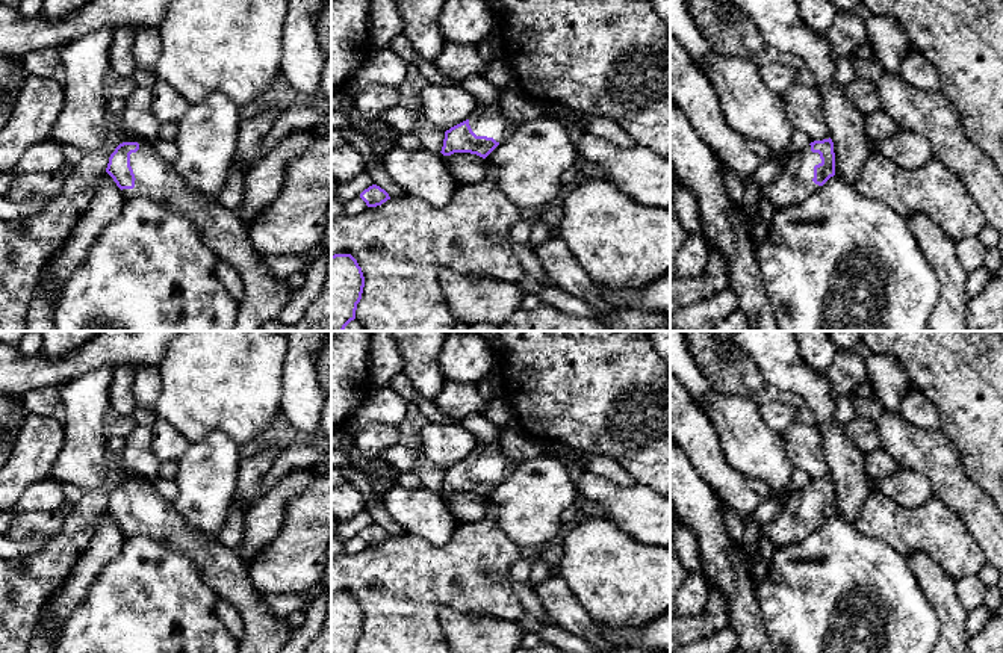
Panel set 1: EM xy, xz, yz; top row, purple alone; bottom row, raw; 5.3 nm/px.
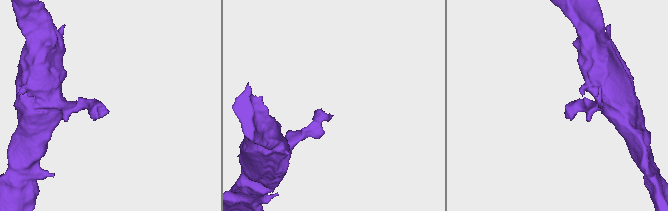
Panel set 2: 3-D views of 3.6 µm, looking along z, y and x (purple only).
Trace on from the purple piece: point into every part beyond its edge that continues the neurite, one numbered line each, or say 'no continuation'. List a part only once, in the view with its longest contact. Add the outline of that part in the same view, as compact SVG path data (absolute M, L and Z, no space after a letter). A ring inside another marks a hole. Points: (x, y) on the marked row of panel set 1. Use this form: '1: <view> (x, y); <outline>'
1: xy (221, 229); M153 144L139 145L139 150L130 154L130 166L136 180L133 189L123 189L127 198L144 197L175 207L197 225L203 242L218 258L227 262L238 271L244 283L245 298L238 308L233 331L259 331L265 322L277 319L287 304L292 290L286 280L269 272L263 255L260 255L251 243L250 227L239 218L238 212L224 207L218 200L188 189L172 168L172 163L162 159Z

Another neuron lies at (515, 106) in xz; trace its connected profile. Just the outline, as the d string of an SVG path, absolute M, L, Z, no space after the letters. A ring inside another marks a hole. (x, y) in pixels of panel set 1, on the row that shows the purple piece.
M514 86L501 89L498 104L502 115L519 125L542 116L546 107L545 103L523 95Z

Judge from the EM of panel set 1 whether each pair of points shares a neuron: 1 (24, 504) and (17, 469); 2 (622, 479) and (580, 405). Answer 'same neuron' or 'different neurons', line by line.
1: different neurons
2: different neurons

